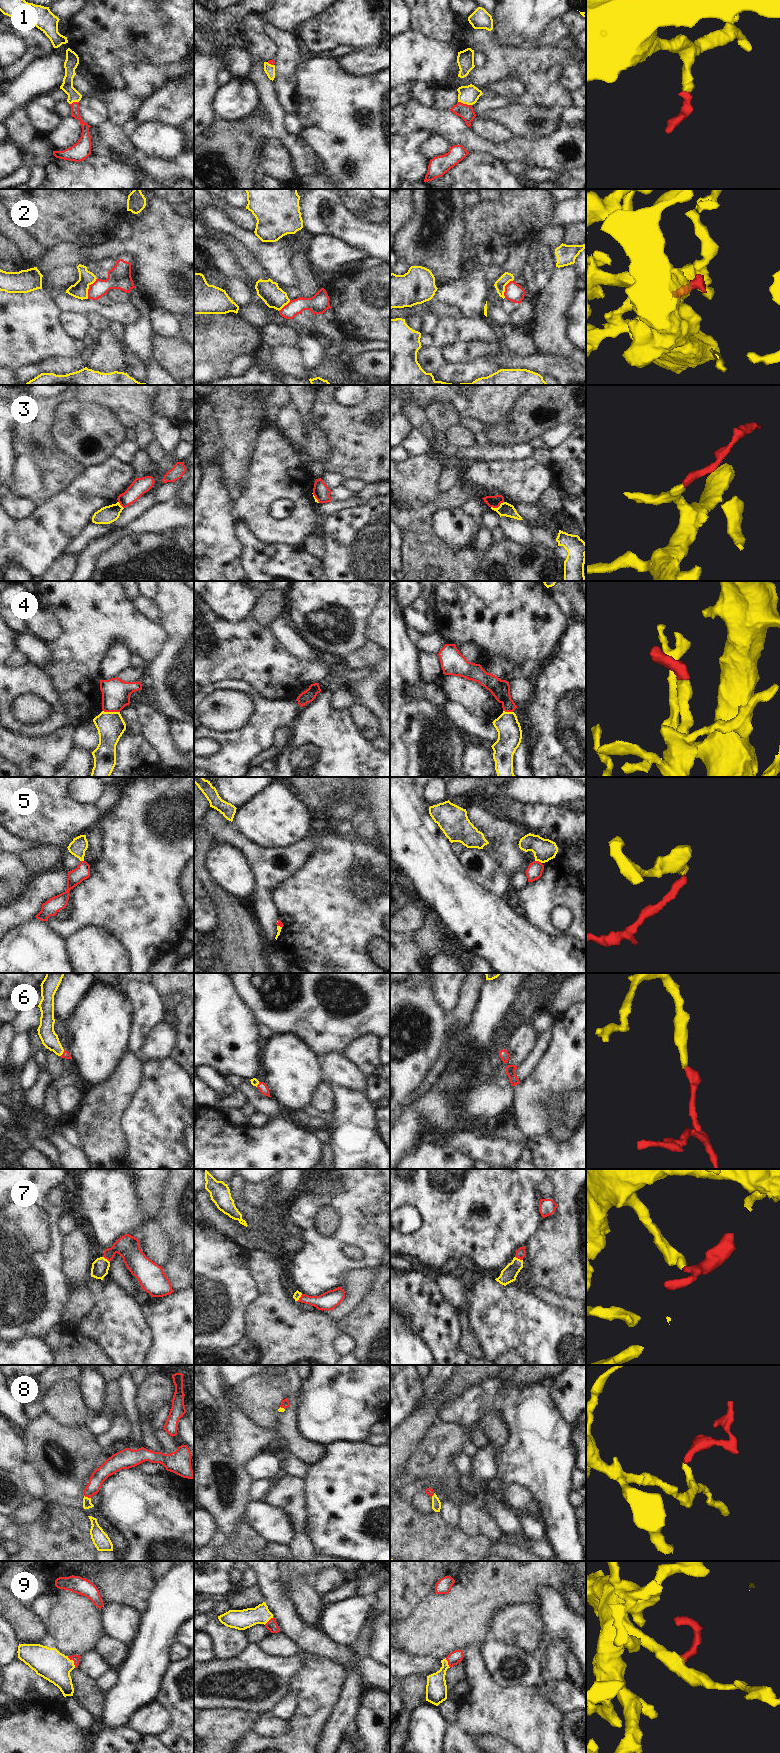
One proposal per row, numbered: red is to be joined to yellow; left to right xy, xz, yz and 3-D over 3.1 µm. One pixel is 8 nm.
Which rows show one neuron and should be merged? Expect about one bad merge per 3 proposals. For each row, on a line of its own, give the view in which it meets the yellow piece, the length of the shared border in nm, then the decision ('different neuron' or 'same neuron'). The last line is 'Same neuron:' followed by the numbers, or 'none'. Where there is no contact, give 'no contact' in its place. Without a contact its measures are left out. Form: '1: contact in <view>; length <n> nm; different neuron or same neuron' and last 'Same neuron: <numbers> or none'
1: contact in yz; length 120 nm; same neuron
2: contact in xy; length 180 nm; different neuron
3: contact in yz; length 120 nm; different neuron
4: contact in xy; length 140 nm; different neuron
5: contact in yz; length 60 nm; different neuron
6: contact in xy; length 70 nm; same neuron
7: contact in yz; length 70 nm; same neuron
8: contact in xy; length 60 nm; same neuron
9: contact in xy; length 120 nm; same neuron
Same neuron: 1, 6, 7, 8, 9

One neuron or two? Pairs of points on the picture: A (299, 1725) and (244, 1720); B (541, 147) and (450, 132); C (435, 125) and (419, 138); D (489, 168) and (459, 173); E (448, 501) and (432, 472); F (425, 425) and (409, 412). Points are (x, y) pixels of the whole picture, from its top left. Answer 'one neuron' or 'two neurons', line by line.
A: two neurons
B: one neuron
C: two neurons
D: one neuron
E: two neurons
F: one neuron

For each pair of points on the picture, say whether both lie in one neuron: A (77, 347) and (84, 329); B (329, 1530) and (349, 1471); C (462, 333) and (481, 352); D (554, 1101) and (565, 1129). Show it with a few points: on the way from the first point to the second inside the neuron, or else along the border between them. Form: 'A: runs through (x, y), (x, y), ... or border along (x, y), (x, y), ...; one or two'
A: border along (60, 327), (70, 336), (81, 340); two
B: runs through (344, 1515), (349, 1510), (349, 1486); one
C: border along (495, 342), (456, 341), (448, 345); two
D: runs through (555, 1108), (559, 1122); one

